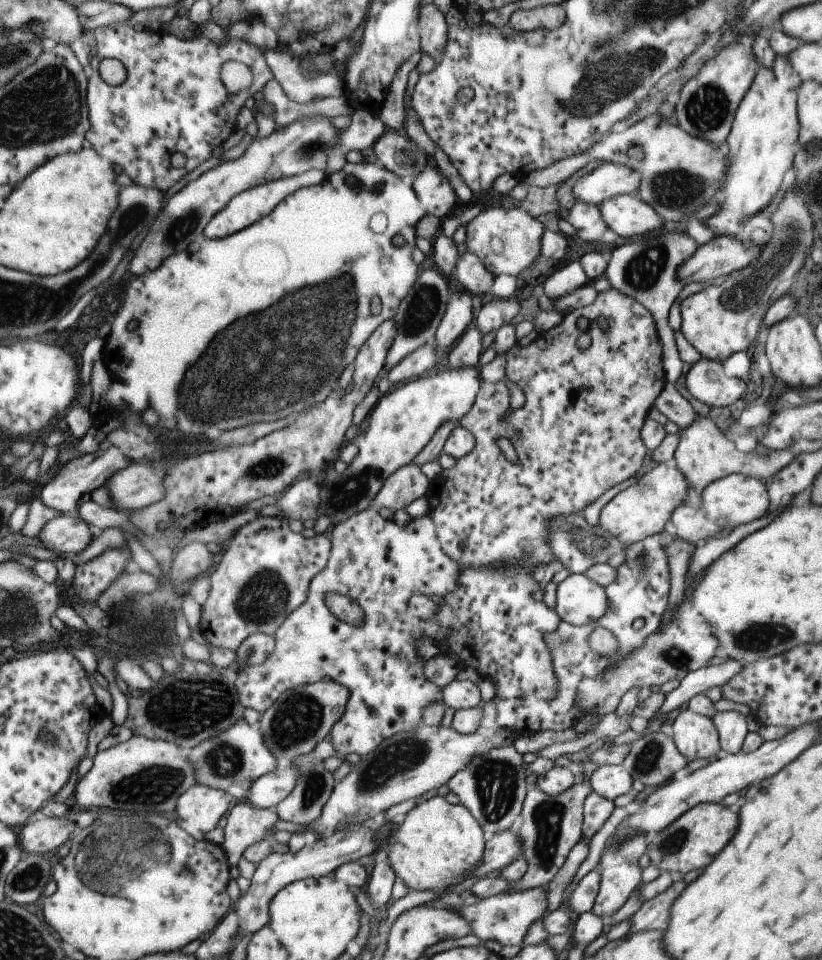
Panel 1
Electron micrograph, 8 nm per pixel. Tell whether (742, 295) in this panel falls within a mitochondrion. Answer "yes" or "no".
yes

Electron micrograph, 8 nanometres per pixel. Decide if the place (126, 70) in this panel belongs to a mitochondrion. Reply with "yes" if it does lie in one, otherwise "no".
no

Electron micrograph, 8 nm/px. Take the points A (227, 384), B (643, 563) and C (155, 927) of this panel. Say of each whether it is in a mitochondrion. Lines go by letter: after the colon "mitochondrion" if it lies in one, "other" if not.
A: mitochondrion
B: mitochondrion
C: other

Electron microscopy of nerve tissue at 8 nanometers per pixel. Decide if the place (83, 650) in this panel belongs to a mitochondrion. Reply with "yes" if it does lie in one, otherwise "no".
no

